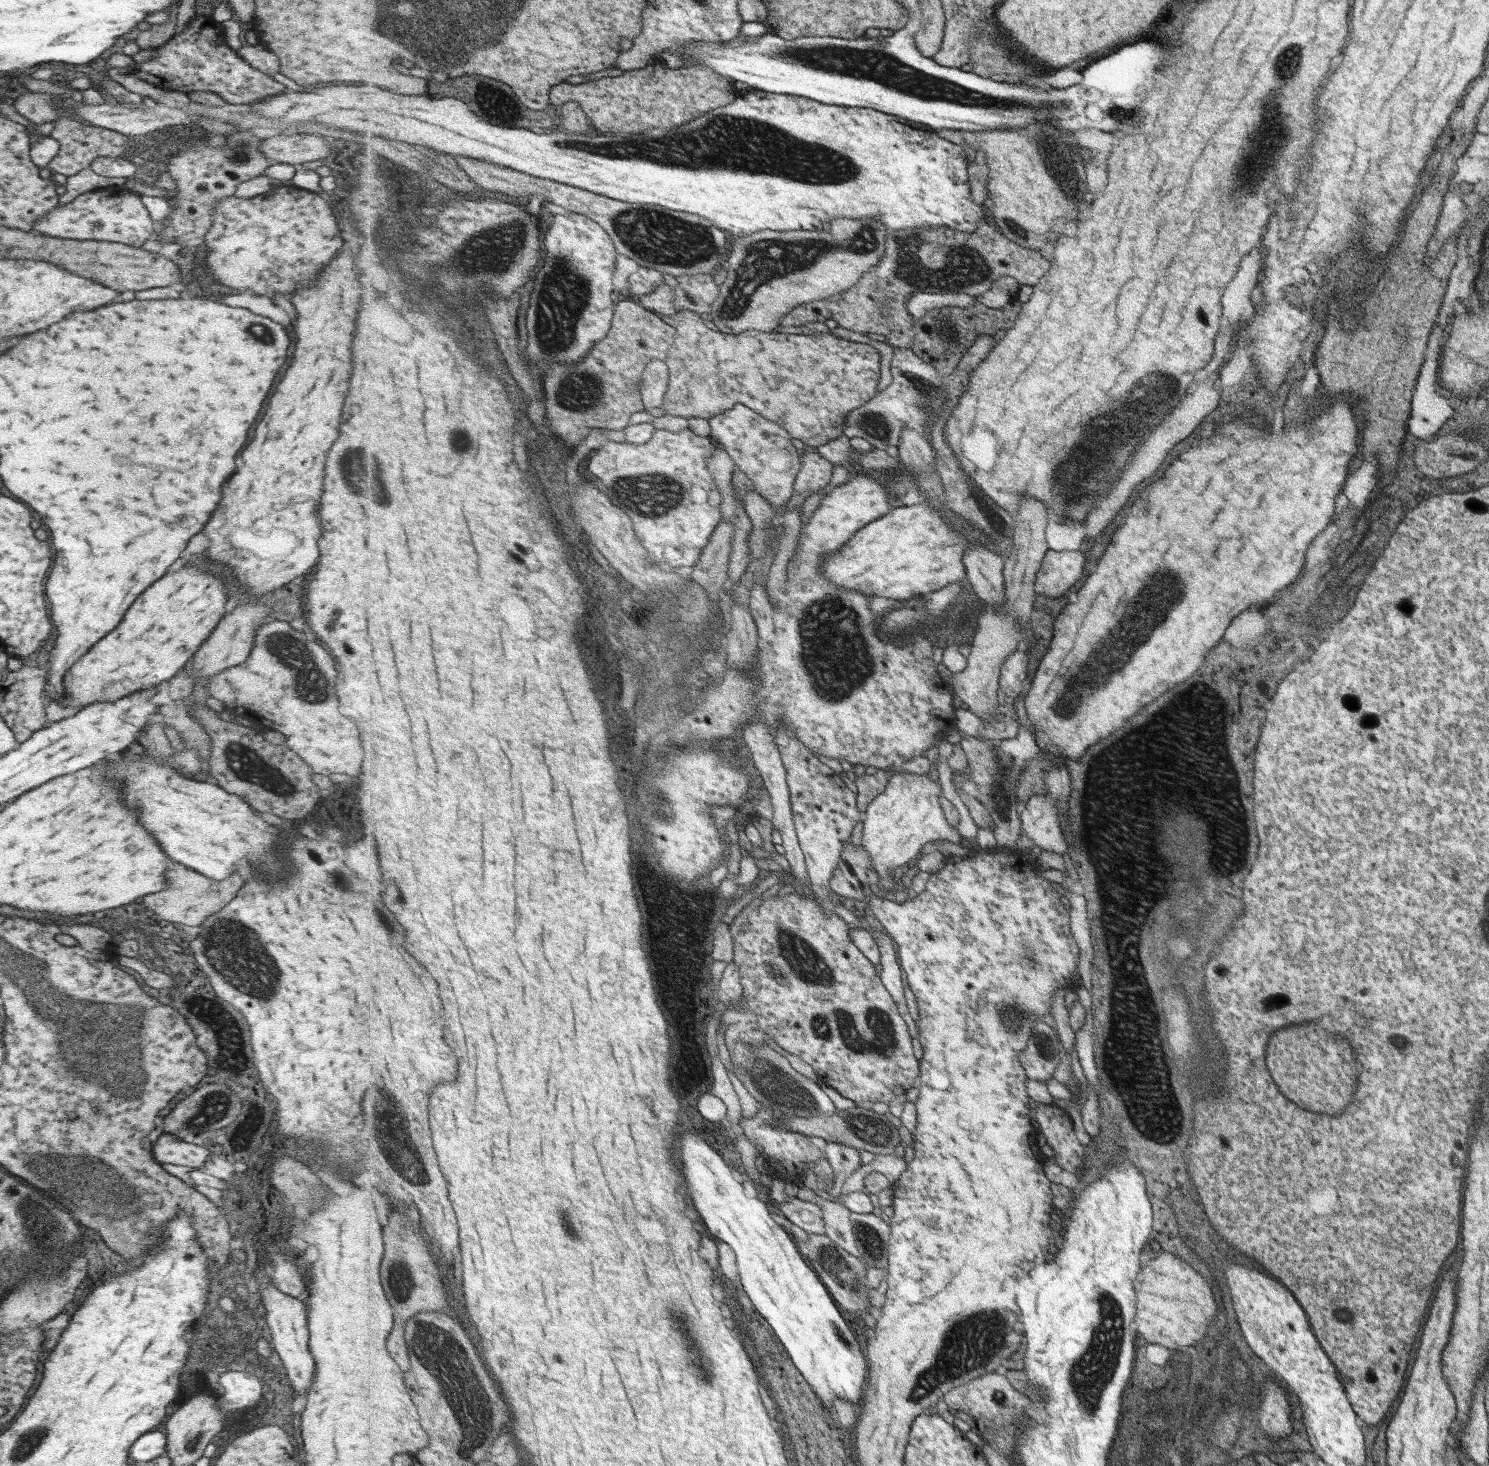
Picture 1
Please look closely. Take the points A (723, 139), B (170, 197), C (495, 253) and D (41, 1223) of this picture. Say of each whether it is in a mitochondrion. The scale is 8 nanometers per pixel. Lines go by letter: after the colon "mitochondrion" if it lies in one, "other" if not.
A: mitochondrion
B: other
C: mitochondrion
D: mitochondrion

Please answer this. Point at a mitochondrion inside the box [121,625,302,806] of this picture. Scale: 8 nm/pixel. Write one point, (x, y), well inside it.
(245, 763)

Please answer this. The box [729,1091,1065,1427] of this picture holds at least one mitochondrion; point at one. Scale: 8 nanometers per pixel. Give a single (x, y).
(972, 1342)

